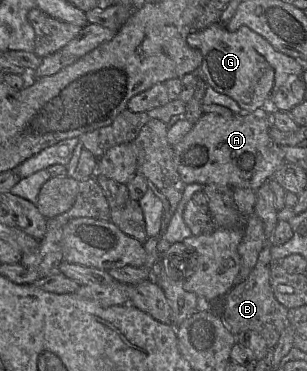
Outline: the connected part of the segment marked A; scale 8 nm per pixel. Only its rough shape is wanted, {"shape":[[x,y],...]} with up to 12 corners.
{"shape":[[266,109],[203,113],[173,146],[186,185],[256,192],[286,162]]}

